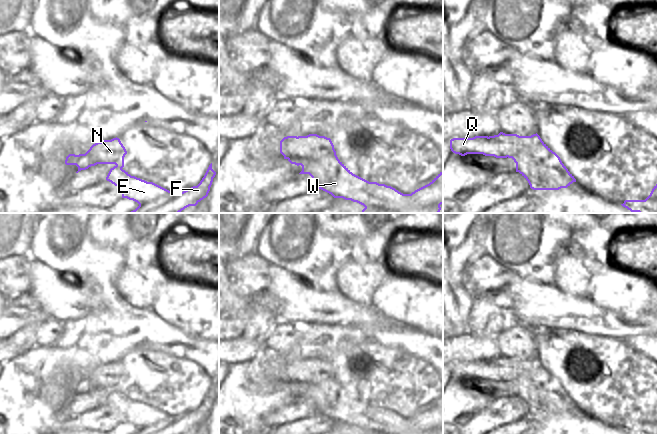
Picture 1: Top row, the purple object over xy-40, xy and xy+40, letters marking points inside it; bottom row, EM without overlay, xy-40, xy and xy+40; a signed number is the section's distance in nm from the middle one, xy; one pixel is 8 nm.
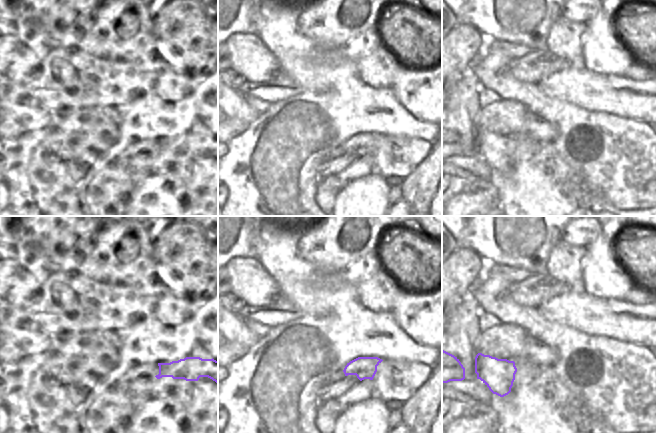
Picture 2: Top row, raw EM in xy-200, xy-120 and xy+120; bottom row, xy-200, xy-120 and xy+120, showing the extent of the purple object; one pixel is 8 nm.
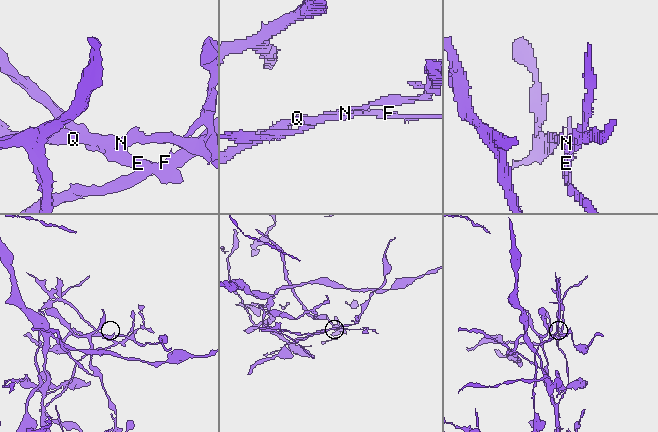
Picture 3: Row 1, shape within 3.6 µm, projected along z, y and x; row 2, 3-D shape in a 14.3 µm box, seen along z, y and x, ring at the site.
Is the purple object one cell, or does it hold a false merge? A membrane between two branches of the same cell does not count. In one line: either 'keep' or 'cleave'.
cleave

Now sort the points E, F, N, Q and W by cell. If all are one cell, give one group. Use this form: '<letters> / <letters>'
E F N W / Q

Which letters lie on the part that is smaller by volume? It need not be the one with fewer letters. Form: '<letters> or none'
Q

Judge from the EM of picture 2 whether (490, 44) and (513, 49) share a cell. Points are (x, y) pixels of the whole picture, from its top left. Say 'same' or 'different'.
same

